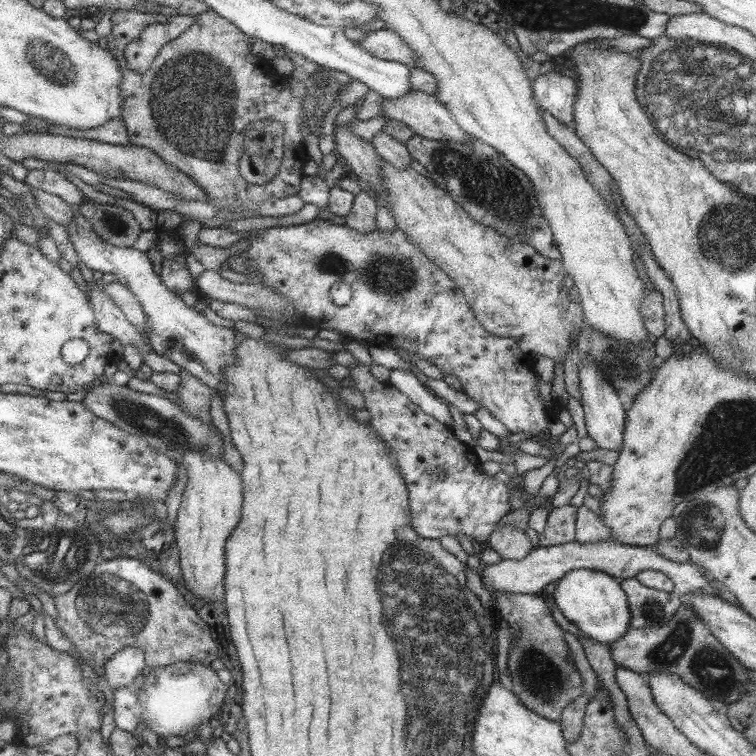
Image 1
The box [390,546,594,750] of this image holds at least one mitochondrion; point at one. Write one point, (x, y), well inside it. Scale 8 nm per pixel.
(543, 678)

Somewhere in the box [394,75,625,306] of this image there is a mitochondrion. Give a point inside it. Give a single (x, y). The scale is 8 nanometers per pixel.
(482, 180)

